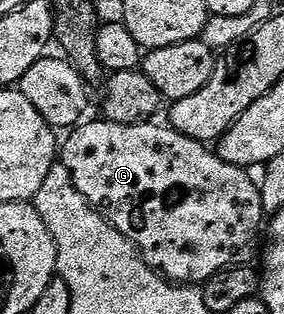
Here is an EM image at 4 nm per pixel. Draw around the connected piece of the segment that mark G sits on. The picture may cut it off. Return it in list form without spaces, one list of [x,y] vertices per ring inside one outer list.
[[[98,120],[80,123],[66,134],[61,164],[71,176],[73,187],[114,229],[135,244],[149,268],[172,283],[199,287],[213,275],[235,265],[247,265],[254,253],[256,256],[265,214],[258,184],[251,182],[246,168],[225,163],[218,152],[210,153],[204,142],[189,139],[166,124],[122,125]]]

